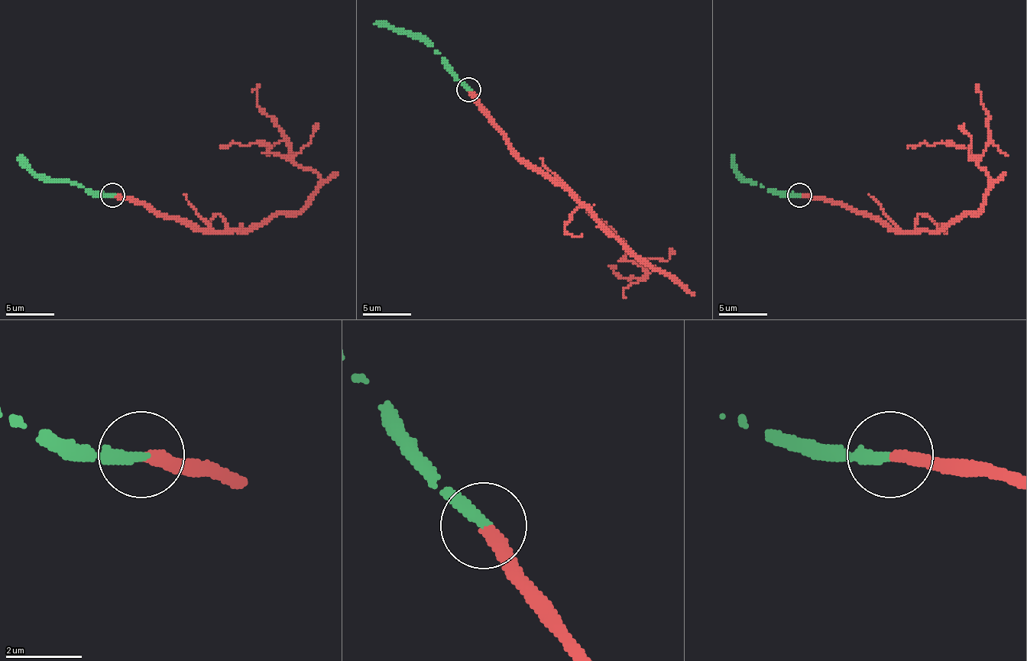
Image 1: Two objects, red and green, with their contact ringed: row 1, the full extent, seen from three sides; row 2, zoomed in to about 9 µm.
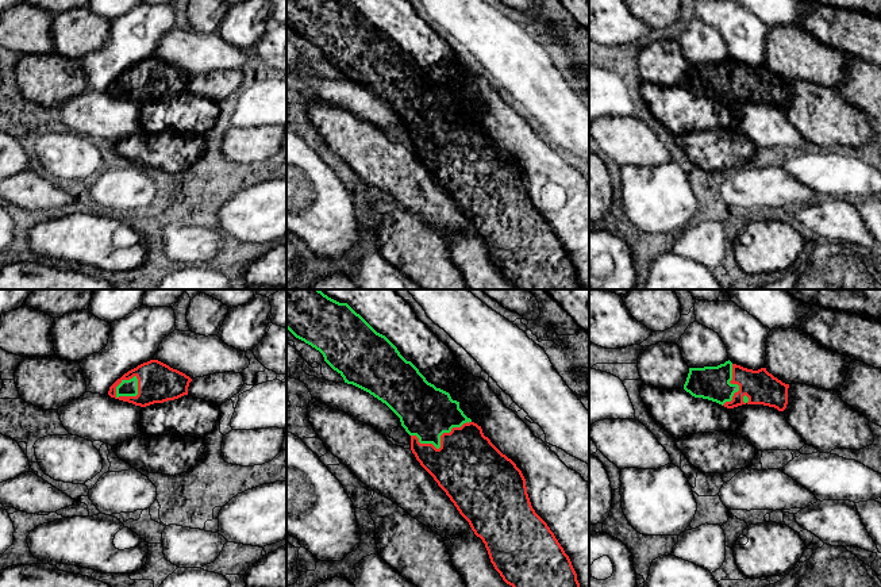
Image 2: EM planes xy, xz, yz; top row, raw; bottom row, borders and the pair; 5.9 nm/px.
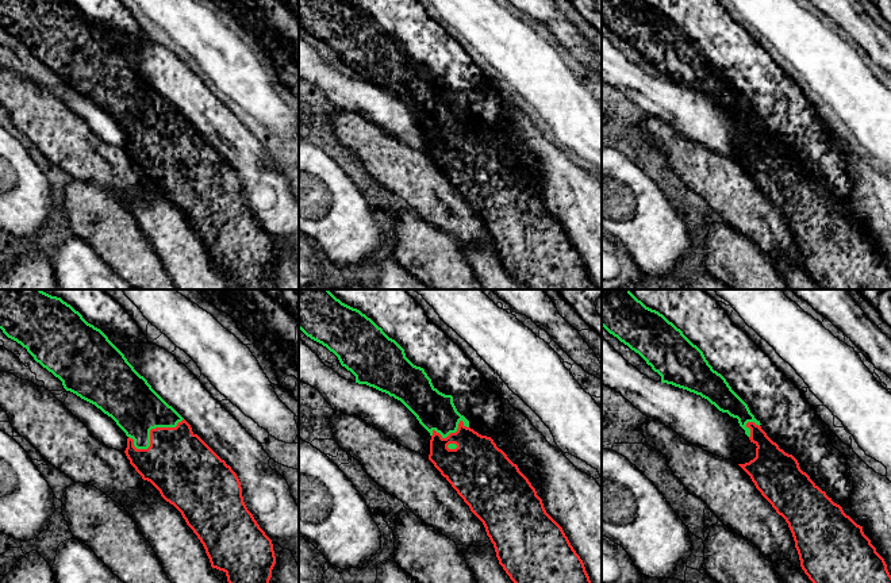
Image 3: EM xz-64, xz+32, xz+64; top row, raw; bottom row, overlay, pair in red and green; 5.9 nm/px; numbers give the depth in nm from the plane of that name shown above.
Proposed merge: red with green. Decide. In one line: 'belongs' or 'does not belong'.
belongs

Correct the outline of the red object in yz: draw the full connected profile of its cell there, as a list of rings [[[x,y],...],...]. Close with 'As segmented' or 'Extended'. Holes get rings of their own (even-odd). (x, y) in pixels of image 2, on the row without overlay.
[[[732,61],[689,65],[684,87],[695,95],[716,99],[727,105],[742,101],[763,101],[784,108],[789,81],[782,80],[766,65],[758,68]]]. Extended

